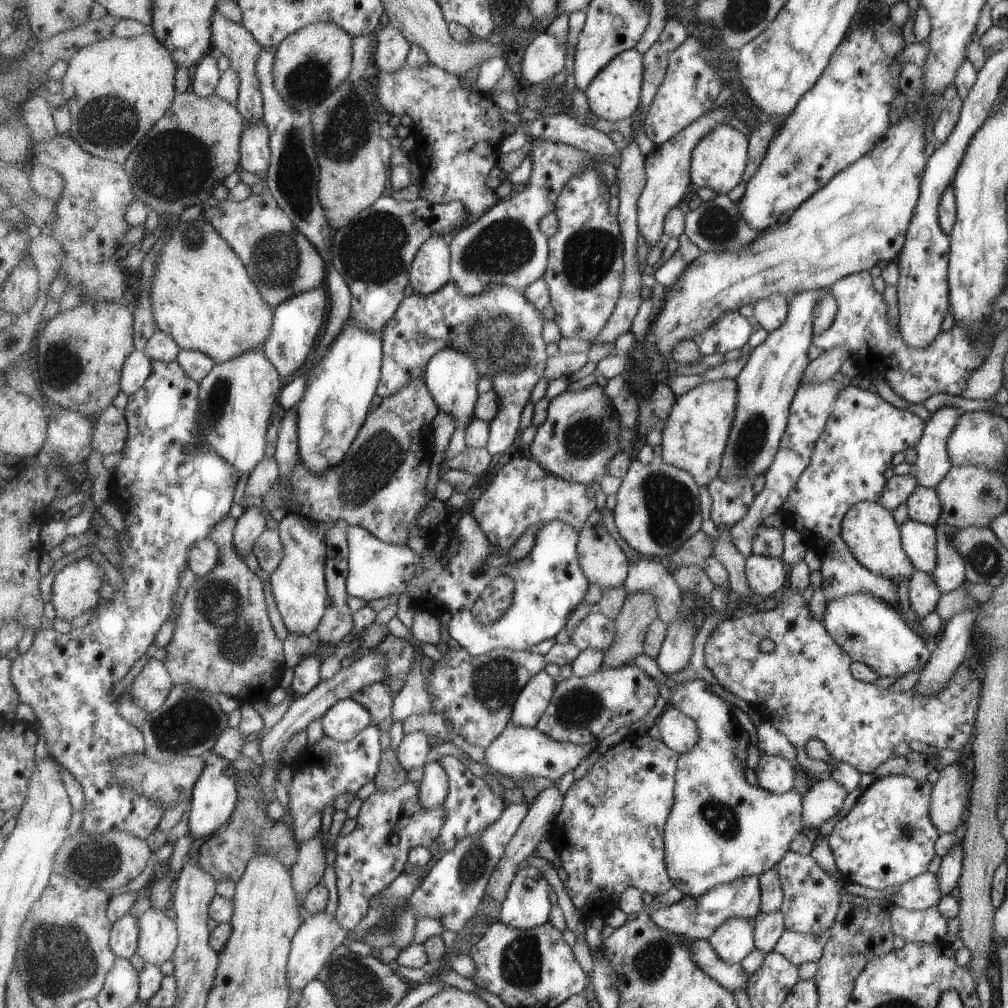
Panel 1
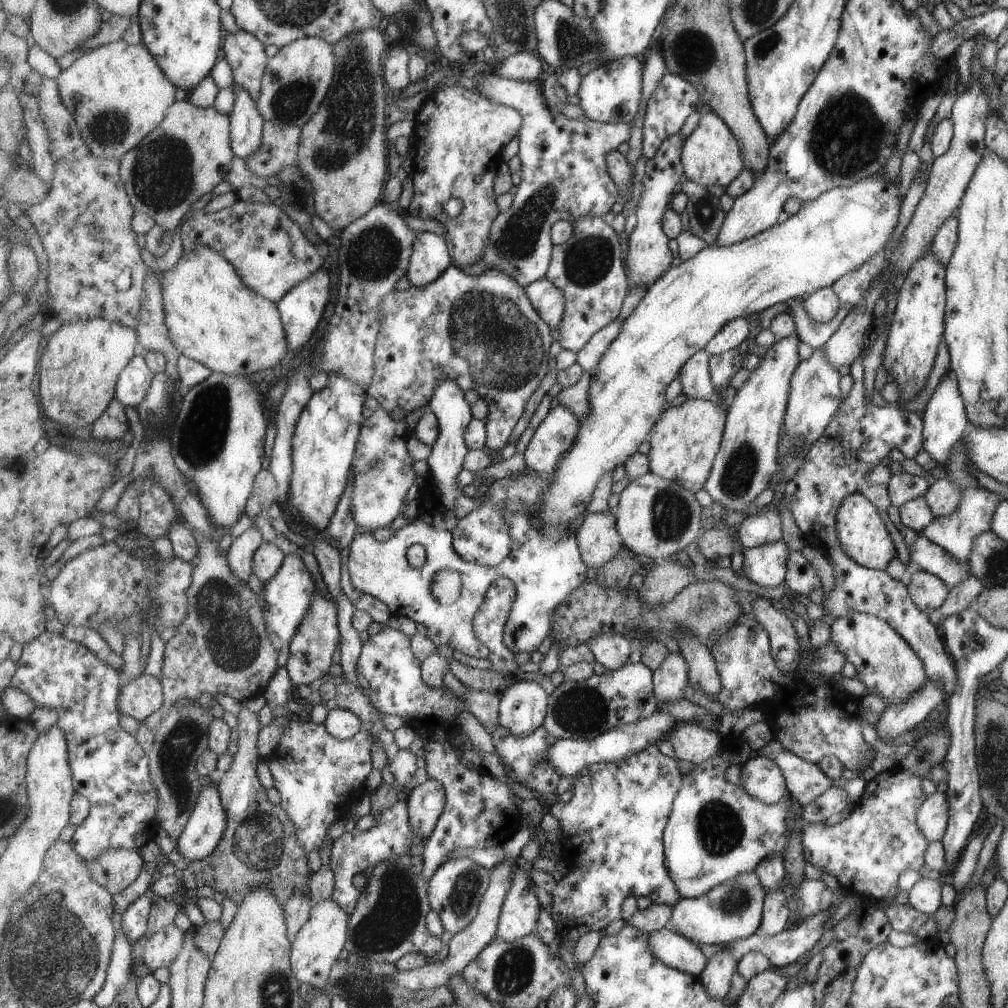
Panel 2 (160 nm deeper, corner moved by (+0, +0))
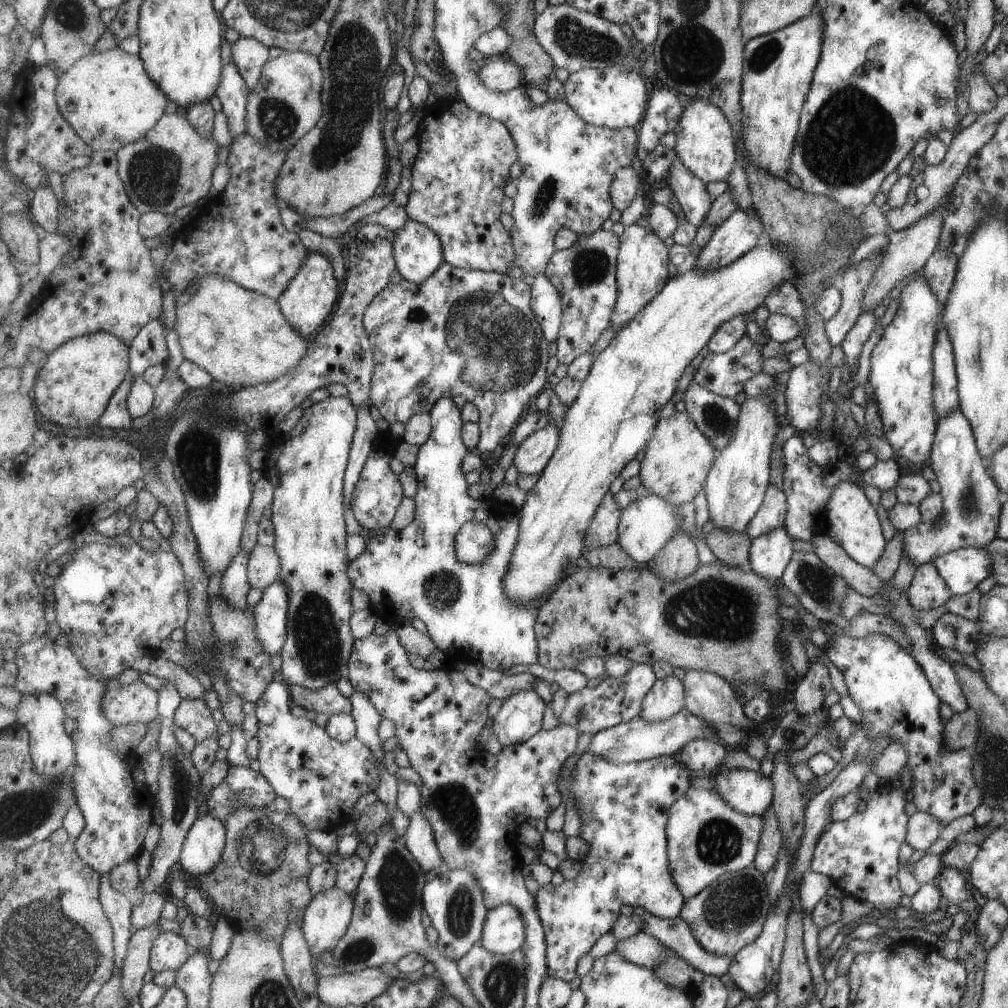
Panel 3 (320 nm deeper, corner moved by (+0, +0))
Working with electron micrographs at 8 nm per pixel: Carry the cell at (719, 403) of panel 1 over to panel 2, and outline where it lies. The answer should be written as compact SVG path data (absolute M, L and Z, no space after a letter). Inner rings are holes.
M699 398L687 399L681 406L667 409L651 433L651 471L681 482L693 494L703 490L722 446L727 420L728 410L723 406Z

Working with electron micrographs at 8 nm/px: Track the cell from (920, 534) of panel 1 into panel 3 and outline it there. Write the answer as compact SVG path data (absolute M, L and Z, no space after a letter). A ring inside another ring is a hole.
M963 548L951 550L935 556L930 563L945 580L950 595L963 595L970 592L990 577L991 559L982 548Z

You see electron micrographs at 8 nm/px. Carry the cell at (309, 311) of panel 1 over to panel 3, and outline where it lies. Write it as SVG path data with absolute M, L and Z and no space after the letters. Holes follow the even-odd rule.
M311 252L307 256L307 262L301 266L299 274L291 280L286 293L278 299L283 315L303 338L317 332L321 328L321 324L325 324L327 318L333 314L337 300L340 300L339 283L335 278L335 268L333 268L331 260L325 254Z

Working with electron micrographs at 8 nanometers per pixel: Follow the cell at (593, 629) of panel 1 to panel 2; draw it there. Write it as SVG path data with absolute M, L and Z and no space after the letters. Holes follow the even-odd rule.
M617 630L609 634L599 634L585 644L593 652L596 662L599 662L608 671L618 670L621 666L625 666L633 652L631 638L625 634L619 634Z

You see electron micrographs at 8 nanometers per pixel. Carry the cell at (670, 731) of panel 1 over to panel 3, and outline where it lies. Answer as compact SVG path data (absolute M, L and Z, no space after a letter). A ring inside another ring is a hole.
M695 738L682 749L678 757L694 775L717 774L728 749L721 741Z

